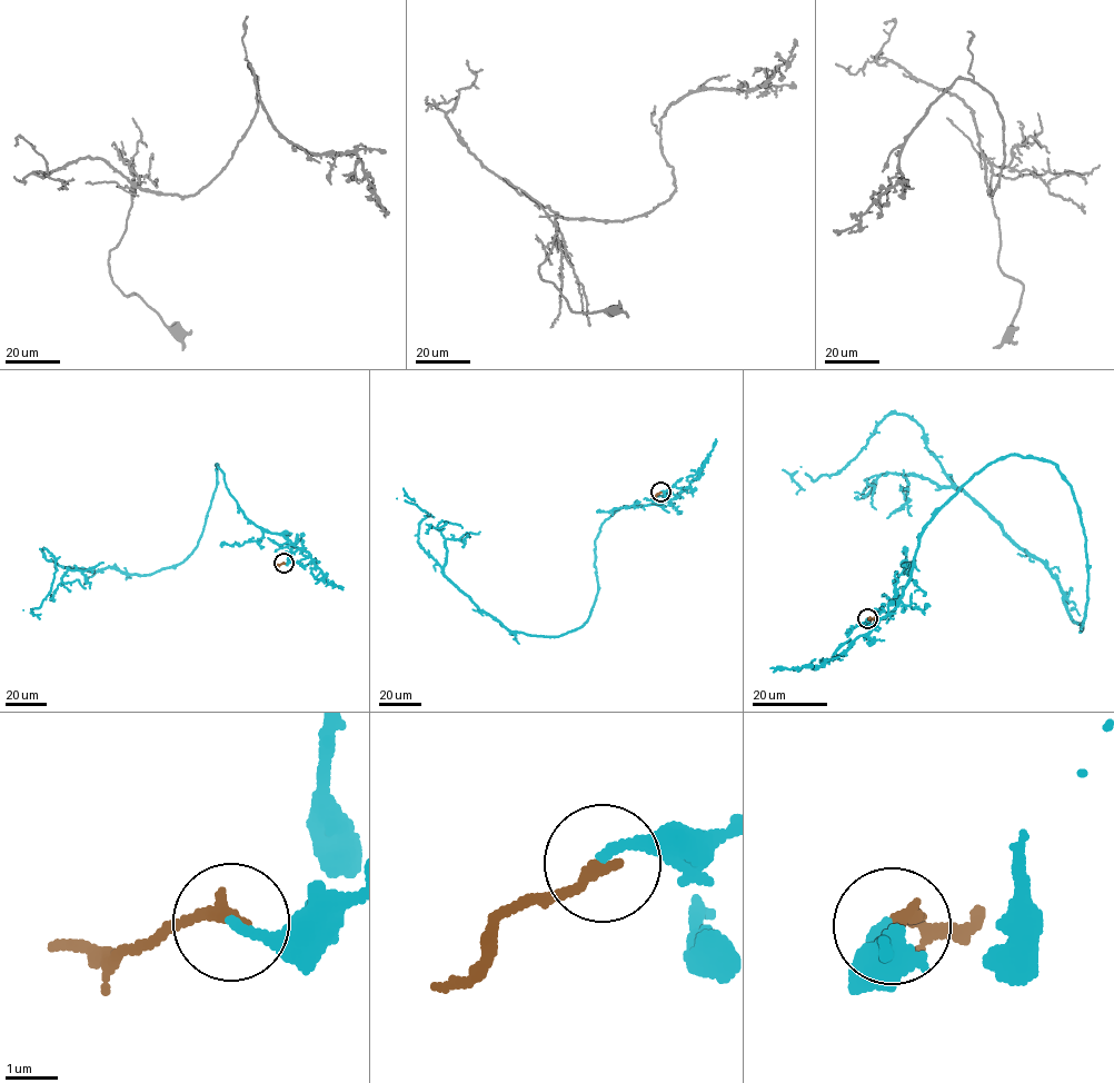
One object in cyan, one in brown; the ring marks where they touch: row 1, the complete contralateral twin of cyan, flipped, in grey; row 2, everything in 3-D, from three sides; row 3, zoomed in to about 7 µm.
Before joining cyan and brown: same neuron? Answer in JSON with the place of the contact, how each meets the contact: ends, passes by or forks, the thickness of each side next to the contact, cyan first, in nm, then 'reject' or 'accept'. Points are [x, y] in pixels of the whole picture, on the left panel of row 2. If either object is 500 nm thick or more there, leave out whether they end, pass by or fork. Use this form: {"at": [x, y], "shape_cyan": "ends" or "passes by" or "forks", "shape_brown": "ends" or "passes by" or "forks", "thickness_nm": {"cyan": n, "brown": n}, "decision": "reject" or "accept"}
{"at": [284, 563], "shape_cyan": "ends", "shape_brown": "ends", "thickness_nm": {"cyan": 190, "brown": 260}, "decision": "accept"}

